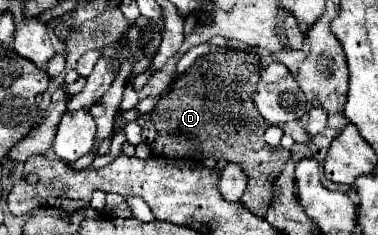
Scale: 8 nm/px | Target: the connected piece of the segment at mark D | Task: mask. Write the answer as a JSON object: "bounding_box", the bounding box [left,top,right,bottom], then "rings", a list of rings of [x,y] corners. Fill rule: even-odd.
{"bounding_box":[150,49,290,217],"rings":[[[228,49],[226,53],[196,59],[194,67],[184,71],[154,105],[150,115],[158,135],[150,149],[156,157],[190,157],[196,161],[216,157],[236,163],[248,175],[248,187],[240,199],[242,205],[264,217],[274,195],[274,181],[290,159],[290,153],[282,147],[270,147],[264,141],[268,123],[260,119],[254,105],[258,77],[258,55],[248,51]]]}

